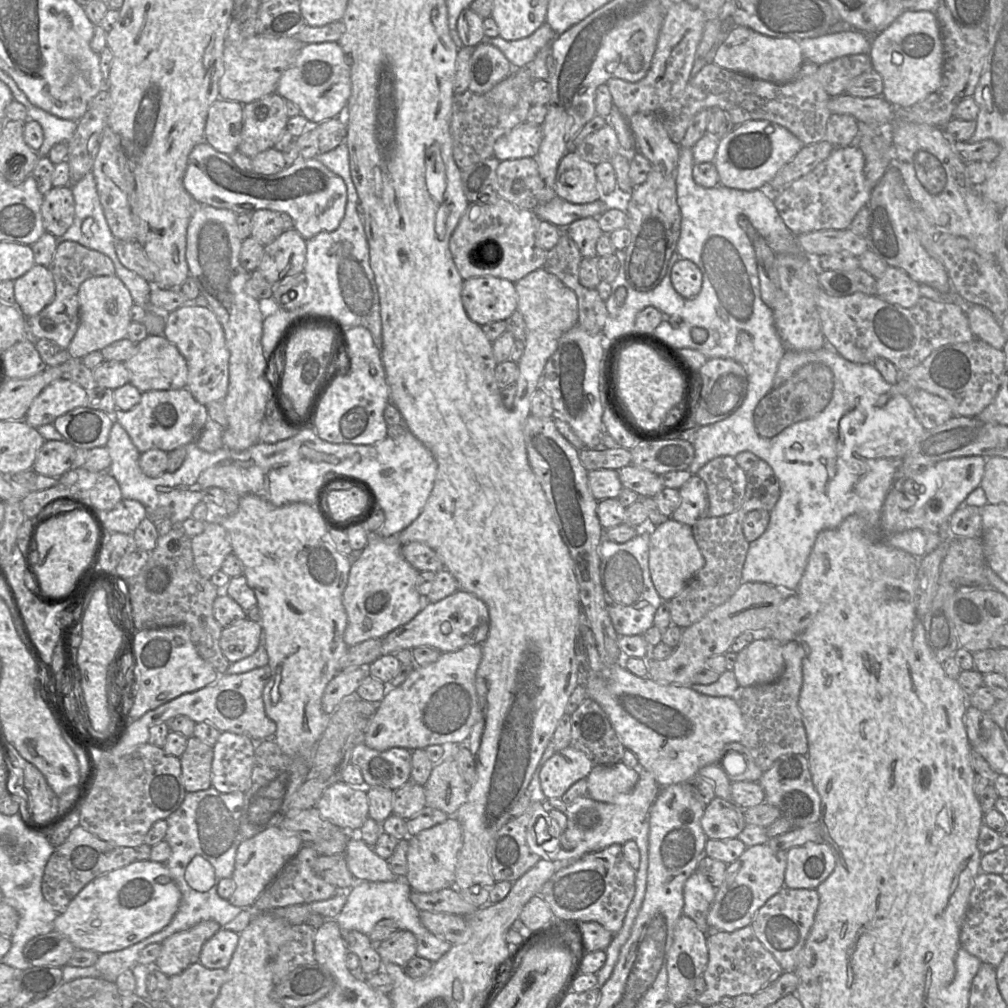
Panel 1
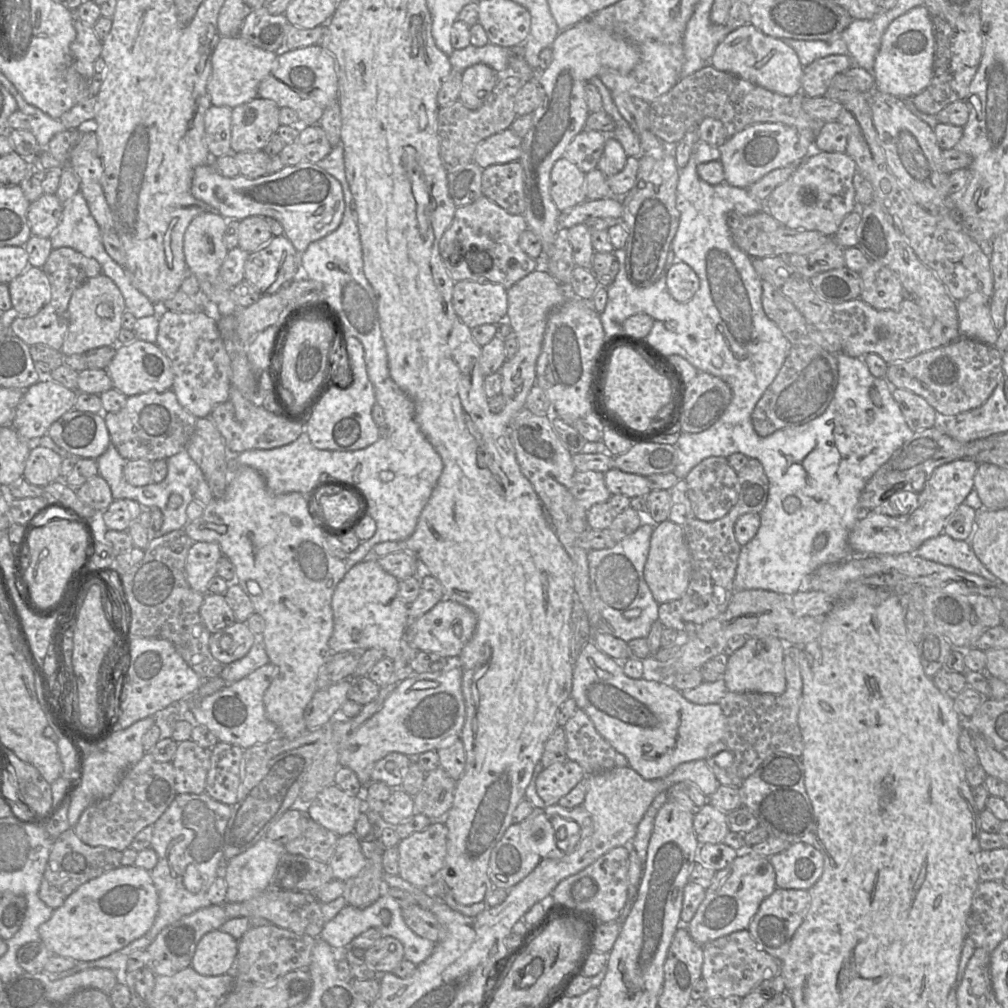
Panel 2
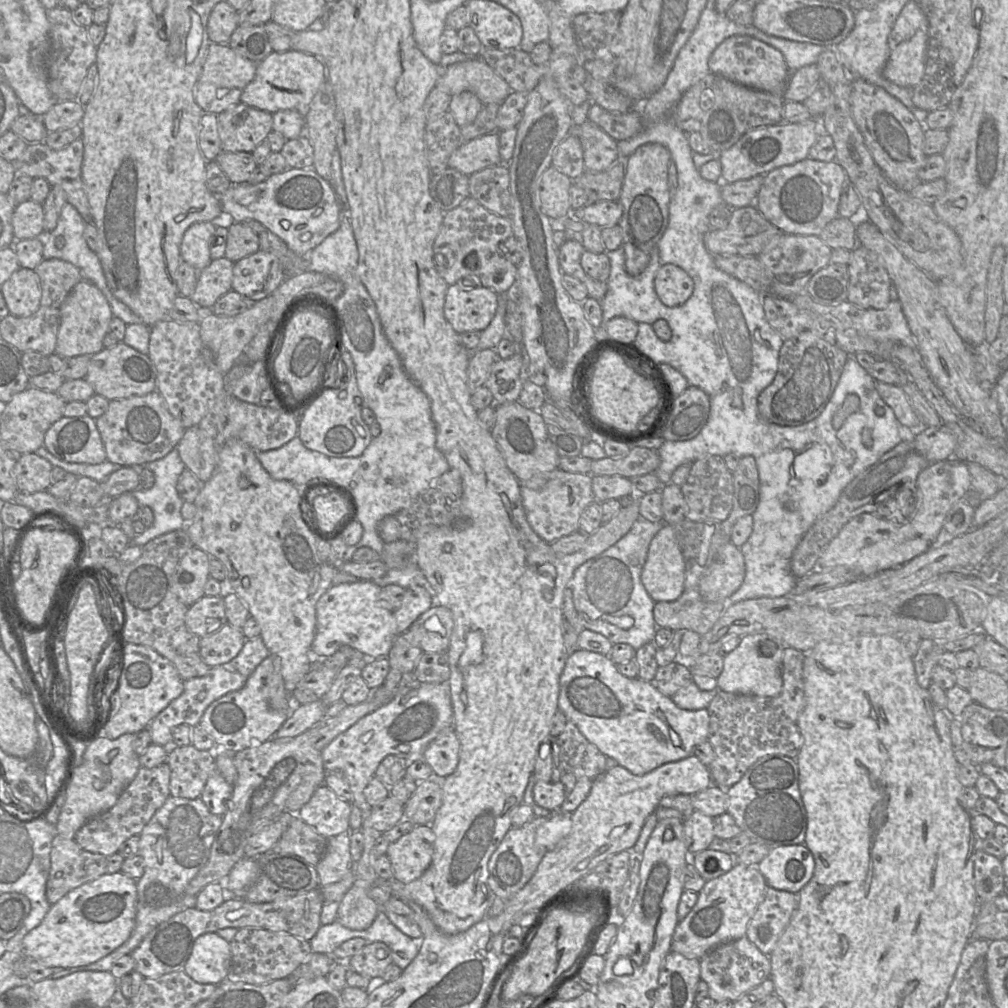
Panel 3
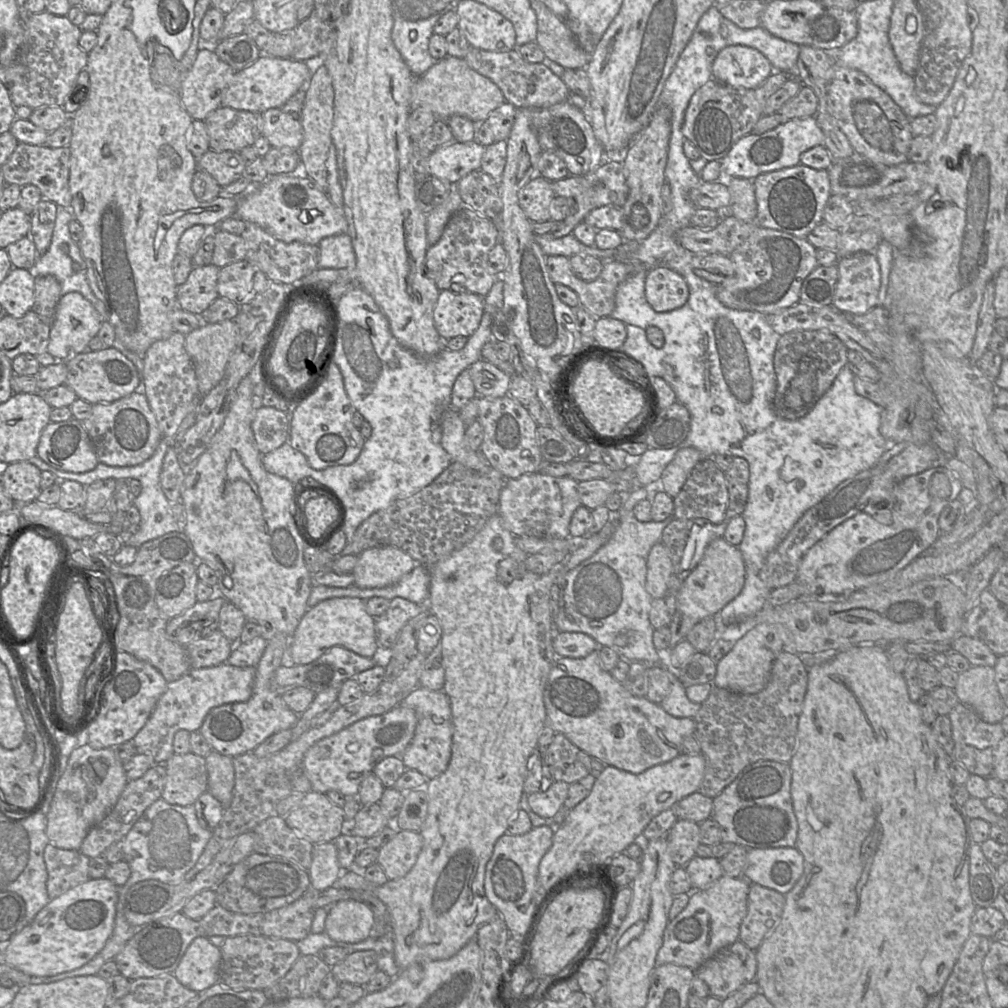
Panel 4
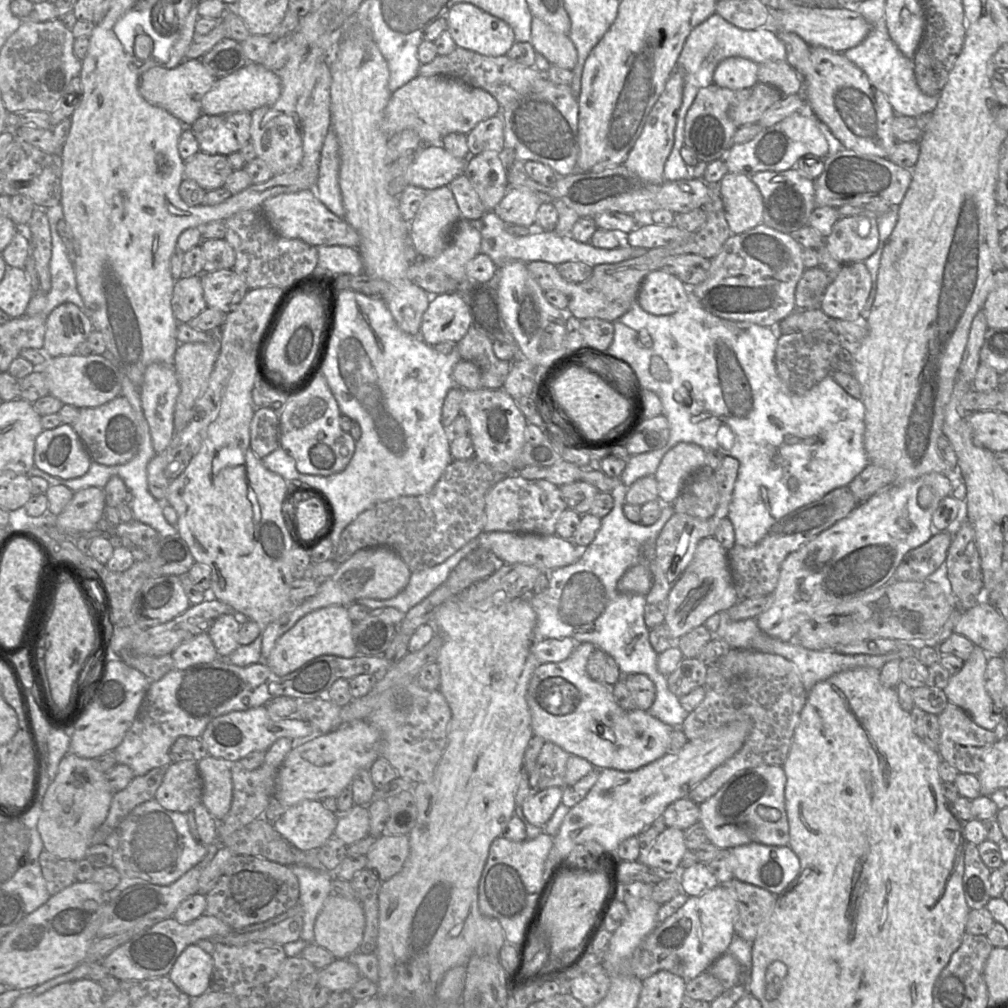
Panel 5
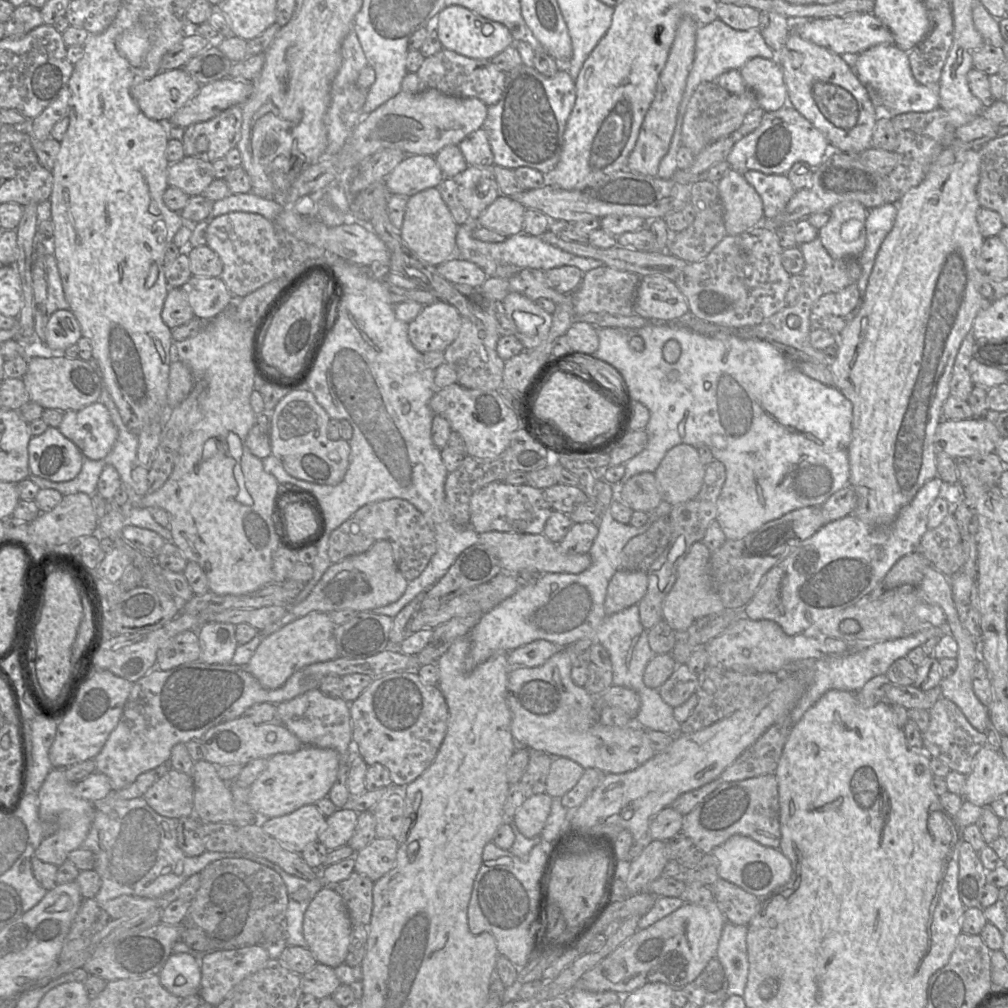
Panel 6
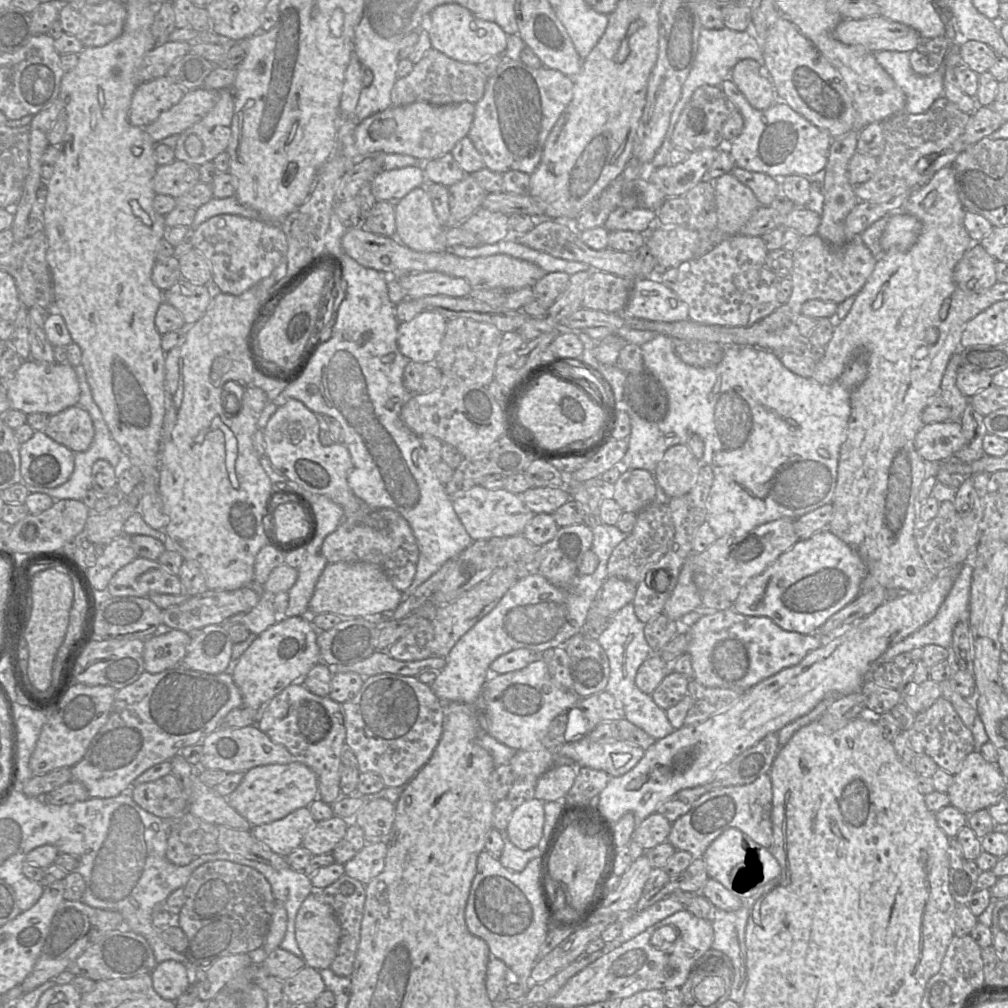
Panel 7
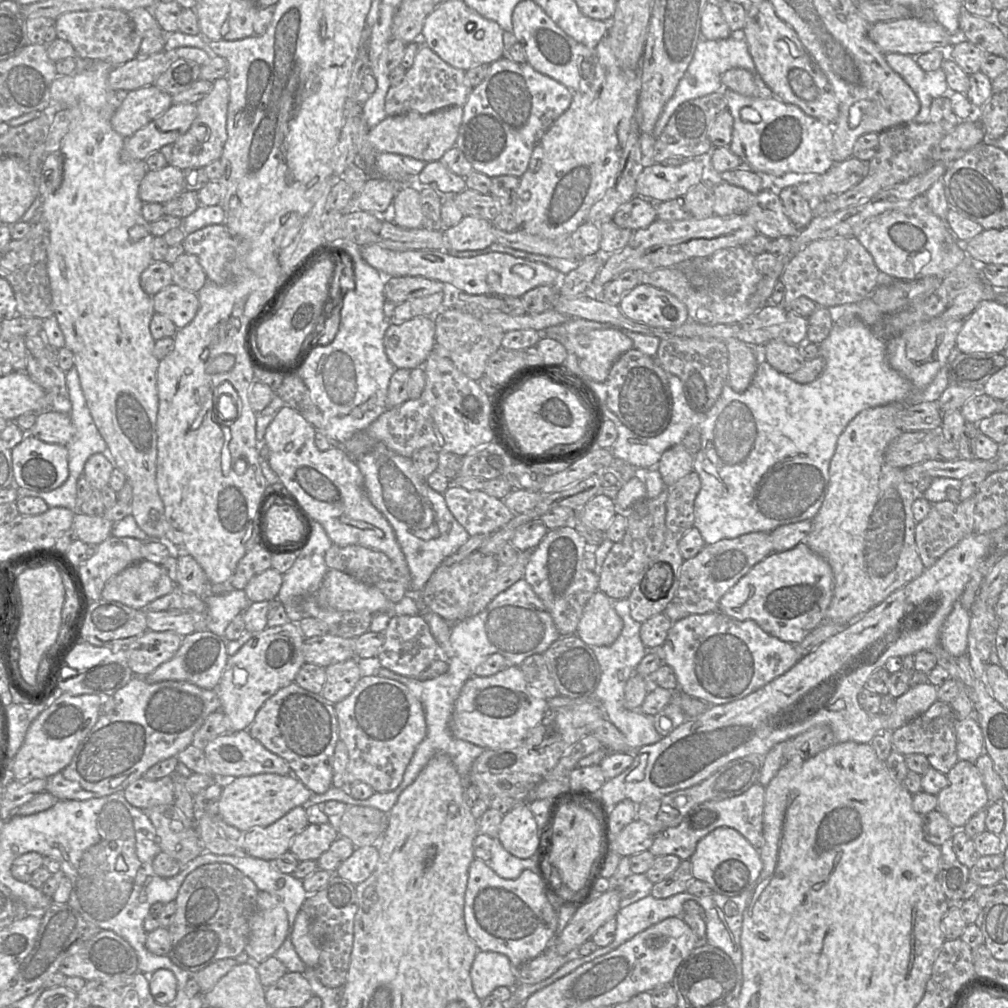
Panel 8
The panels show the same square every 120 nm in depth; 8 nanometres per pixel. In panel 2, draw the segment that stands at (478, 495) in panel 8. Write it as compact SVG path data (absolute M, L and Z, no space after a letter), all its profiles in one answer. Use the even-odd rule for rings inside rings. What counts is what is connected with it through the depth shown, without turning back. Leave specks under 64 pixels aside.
M576 471L572 478L572 495L585 511L593 505L607 502L611 494L605 485L604 473L596 471Z

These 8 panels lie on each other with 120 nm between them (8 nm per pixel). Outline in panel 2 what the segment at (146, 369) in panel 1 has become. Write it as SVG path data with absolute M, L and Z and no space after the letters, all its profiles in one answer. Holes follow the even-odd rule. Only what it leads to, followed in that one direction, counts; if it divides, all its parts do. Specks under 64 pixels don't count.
M138 339L125 346L117 346L116 353L105 370L112 381L113 388L127 397L150 391L172 390L174 382L171 362L164 352L156 343Z

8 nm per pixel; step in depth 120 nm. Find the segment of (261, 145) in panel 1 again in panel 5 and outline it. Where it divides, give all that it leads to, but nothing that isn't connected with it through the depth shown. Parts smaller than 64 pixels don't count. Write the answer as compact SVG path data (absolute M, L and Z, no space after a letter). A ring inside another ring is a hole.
M246 111L229 112L219 115L202 114L191 126L185 126L185 128L191 129L199 143L201 152L211 155L230 155L239 151L250 142L251 120L251 113Z

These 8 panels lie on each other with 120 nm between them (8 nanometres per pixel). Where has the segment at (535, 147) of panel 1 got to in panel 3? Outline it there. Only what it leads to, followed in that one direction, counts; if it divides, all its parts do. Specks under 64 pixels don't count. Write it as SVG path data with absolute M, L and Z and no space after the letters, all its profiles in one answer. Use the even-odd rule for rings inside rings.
M491 132L457 148L448 159L448 168L470 176L487 167L501 164L499 132Z

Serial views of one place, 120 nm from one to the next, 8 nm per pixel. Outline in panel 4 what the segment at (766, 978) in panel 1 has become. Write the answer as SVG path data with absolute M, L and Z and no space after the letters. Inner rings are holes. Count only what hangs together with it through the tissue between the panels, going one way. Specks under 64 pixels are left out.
M737 940L705 961L695 970L695 977L708 985L710 996L724 999L743 985L756 981L756 973L756 951Z

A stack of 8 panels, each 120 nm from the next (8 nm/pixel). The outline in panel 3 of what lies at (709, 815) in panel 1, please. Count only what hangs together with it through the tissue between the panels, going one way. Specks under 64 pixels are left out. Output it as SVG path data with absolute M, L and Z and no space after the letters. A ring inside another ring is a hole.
M695 810L683 822L684 837L690 856L709 848L715 838L713 828L713 818Z

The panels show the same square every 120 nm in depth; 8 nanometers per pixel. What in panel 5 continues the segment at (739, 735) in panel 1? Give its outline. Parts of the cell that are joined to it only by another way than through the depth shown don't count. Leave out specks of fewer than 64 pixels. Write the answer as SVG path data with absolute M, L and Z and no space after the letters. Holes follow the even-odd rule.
M589 642L578 643L567 659L537 666L527 691L533 733L586 759L596 769L638 770L667 754L674 727L647 711L626 711L618 706L612 687L593 680L587 673L588 658L595 648Z

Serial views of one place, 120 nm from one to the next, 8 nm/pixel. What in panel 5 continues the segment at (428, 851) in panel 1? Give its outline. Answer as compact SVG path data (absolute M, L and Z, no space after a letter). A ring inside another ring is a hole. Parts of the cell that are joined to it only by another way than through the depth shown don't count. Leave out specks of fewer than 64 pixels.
M383 834L366 854L366 868L374 870L382 882L389 880L403 867L410 853L408 835Z

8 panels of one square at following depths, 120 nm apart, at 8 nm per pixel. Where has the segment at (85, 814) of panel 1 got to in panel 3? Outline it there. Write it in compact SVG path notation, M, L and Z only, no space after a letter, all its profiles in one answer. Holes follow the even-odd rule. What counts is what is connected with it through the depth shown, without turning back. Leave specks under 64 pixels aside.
M167 763L154 768L140 767L133 781L121 793L116 804L108 811L88 820L75 834L75 842L85 851L102 854L106 857L116 854L121 845L134 835L140 835L143 828L151 820L153 815L160 809L170 797L170 774L171 770Z

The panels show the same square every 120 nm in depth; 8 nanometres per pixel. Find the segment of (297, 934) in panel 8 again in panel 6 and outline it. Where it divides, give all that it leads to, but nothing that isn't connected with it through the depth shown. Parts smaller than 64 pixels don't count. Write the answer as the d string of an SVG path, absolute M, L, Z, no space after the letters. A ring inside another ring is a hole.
M322 887L310 902L303 918L303 935L307 948L317 963L335 968L348 954L352 924L342 896L333 887Z

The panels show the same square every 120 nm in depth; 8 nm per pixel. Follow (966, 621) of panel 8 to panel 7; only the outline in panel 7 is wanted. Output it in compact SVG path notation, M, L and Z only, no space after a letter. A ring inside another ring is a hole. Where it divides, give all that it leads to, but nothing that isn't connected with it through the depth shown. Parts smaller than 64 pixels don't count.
M971 562L962 564L957 577L954 580L951 590L941 604L936 616L927 624L904 638L902 641L889 647L875 662L875 666L883 663L891 662L893 659L905 652L910 652L916 648L923 648L924 646L934 644L950 649L952 645L952 637L955 626L963 620L968 620L970 591L973 576L973 565Z

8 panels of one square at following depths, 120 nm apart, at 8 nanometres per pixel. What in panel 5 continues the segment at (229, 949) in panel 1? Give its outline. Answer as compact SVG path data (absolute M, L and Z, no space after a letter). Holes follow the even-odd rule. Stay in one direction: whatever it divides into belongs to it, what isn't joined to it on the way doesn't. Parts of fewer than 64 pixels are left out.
M191 944L176 959L168 977L182 992L196 999L210 990L213 967L212 955Z

